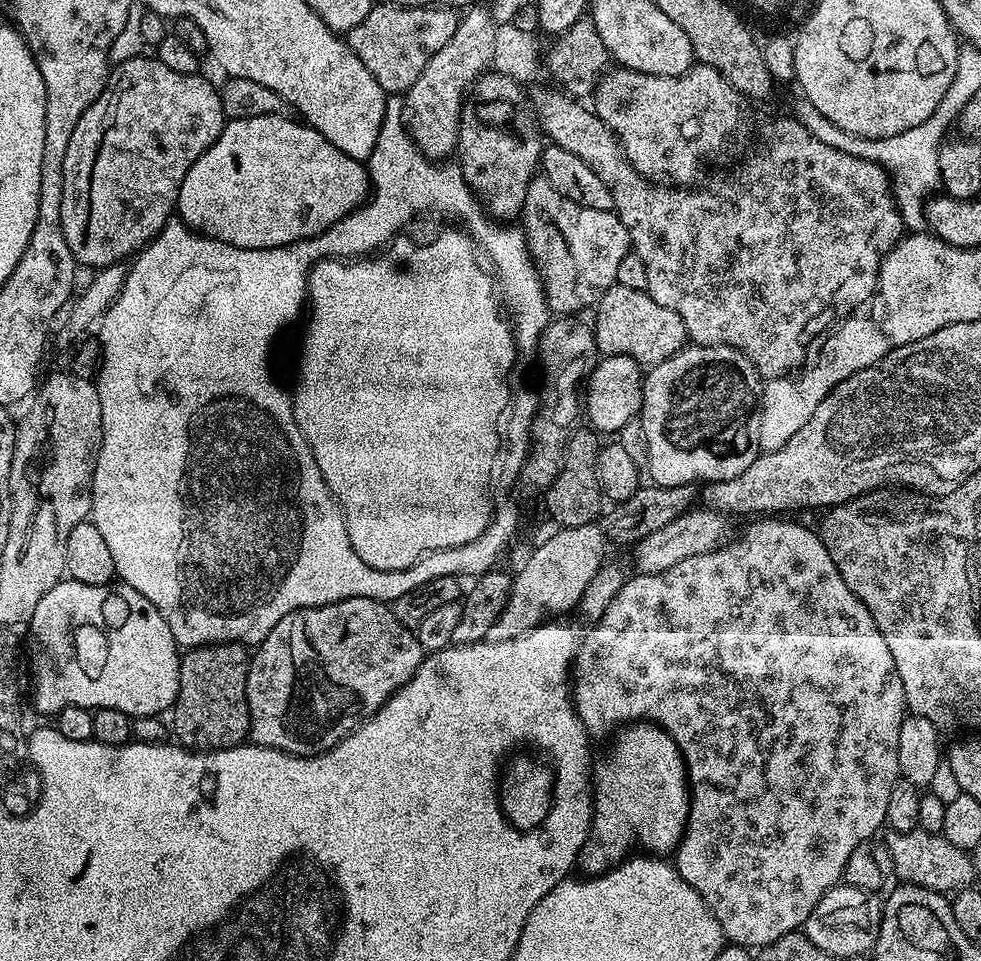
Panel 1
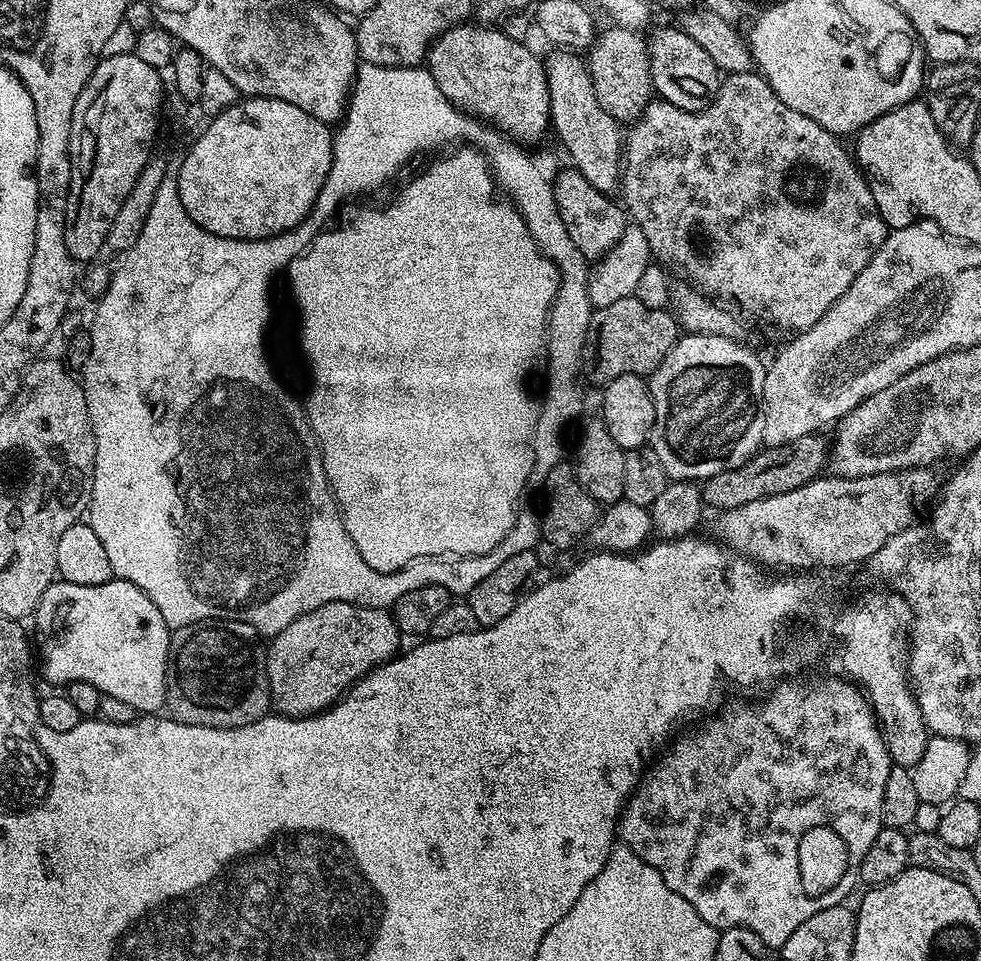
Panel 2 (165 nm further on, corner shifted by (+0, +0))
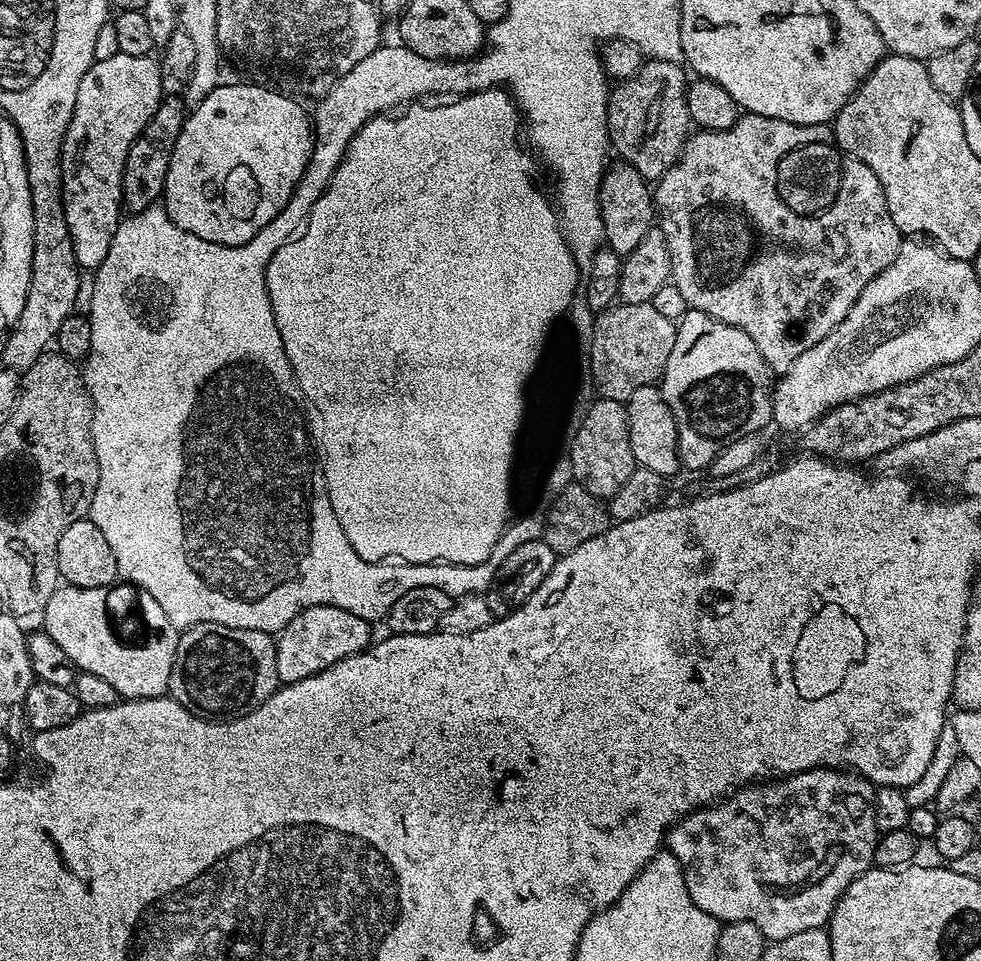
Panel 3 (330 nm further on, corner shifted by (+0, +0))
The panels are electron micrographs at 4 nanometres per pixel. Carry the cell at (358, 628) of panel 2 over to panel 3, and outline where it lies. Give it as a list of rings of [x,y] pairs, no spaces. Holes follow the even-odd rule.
[[[310,606],[302,610],[275,637],[276,661],[278,662],[278,678],[281,685],[302,682],[302,678],[310,678],[330,666],[334,662],[342,662],[342,658],[350,658],[364,651],[373,643],[373,625],[367,620],[358,618],[358,614],[350,614],[350,610],[342,610],[338,606]]]

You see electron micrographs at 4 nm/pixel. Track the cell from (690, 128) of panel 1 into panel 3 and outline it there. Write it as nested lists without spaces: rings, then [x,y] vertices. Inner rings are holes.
[[[753,112],[740,115],[730,130],[693,131],[684,143],[676,164],[655,181],[654,207],[660,233],[666,238],[670,254],[671,283],[682,290],[682,298],[686,298],[689,309],[710,314],[710,318],[750,334],[754,346],[758,346],[758,354],[762,354],[772,374],[783,374],[790,370],[790,366],[794,366],[794,358],[806,354],[810,346],[818,346],[818,342],[822,342],[822,338],[826,338],[826,334],[830,334],[830,330],[834,330],[834,326],[838,326],[838,322],[850,314],[854,302],[858,302],[858,294],[862,294],[868,283],[882,274],[882,270],[886,270],[894,258],[898,258],[902,243],[902,234],[898,226],[894,226],[894,218],[890,218],[884,191],[874,170],[855,156],[845,154],[836,144],[836,133],[829,125],[782,122],[778,118],[766,118]]]

